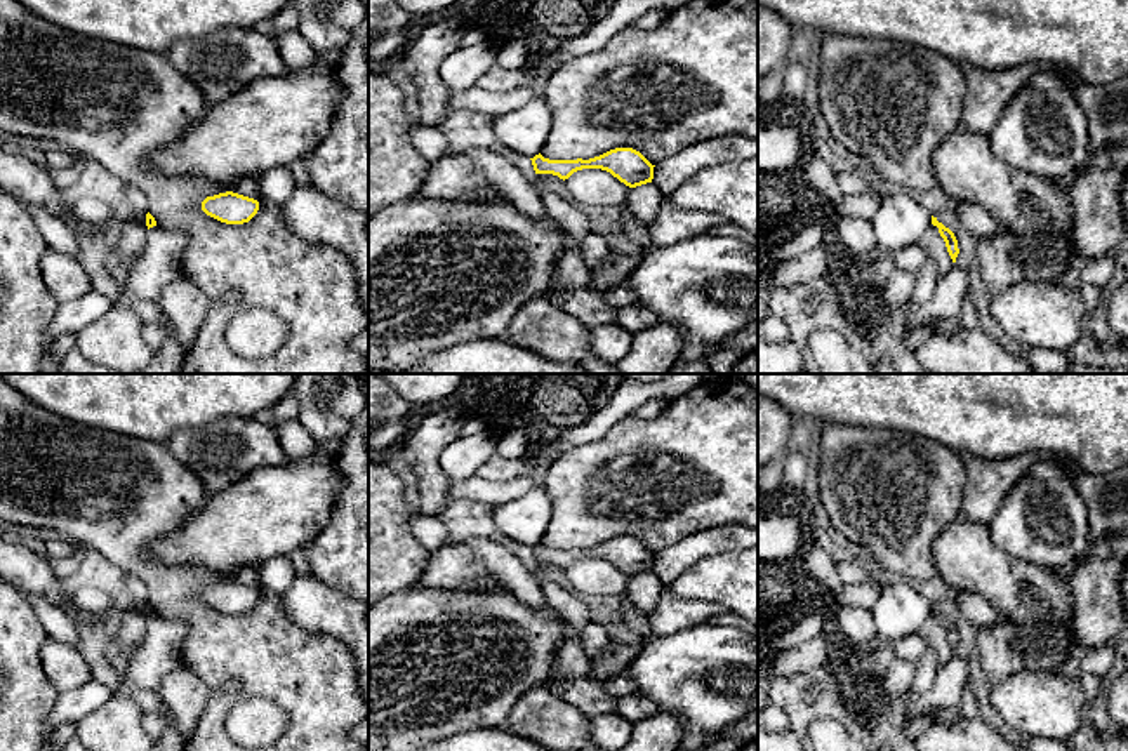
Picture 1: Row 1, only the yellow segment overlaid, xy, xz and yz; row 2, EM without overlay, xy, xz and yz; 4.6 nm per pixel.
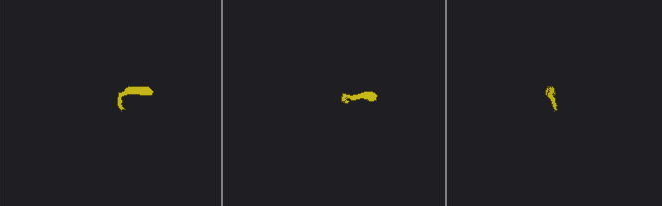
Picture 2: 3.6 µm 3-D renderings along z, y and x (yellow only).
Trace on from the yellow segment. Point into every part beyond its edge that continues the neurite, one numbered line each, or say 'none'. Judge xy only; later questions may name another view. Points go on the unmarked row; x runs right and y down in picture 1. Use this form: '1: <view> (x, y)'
none

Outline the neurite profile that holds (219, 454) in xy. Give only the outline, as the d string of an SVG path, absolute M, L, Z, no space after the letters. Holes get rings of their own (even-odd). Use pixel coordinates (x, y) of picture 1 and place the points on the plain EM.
M222 417L176 431L165 445L209 494L224 490L254 469L285 462L276 426L266 417Z

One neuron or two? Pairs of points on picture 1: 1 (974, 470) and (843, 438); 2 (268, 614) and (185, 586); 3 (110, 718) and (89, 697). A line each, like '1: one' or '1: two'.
1: two
2: one
3: two

